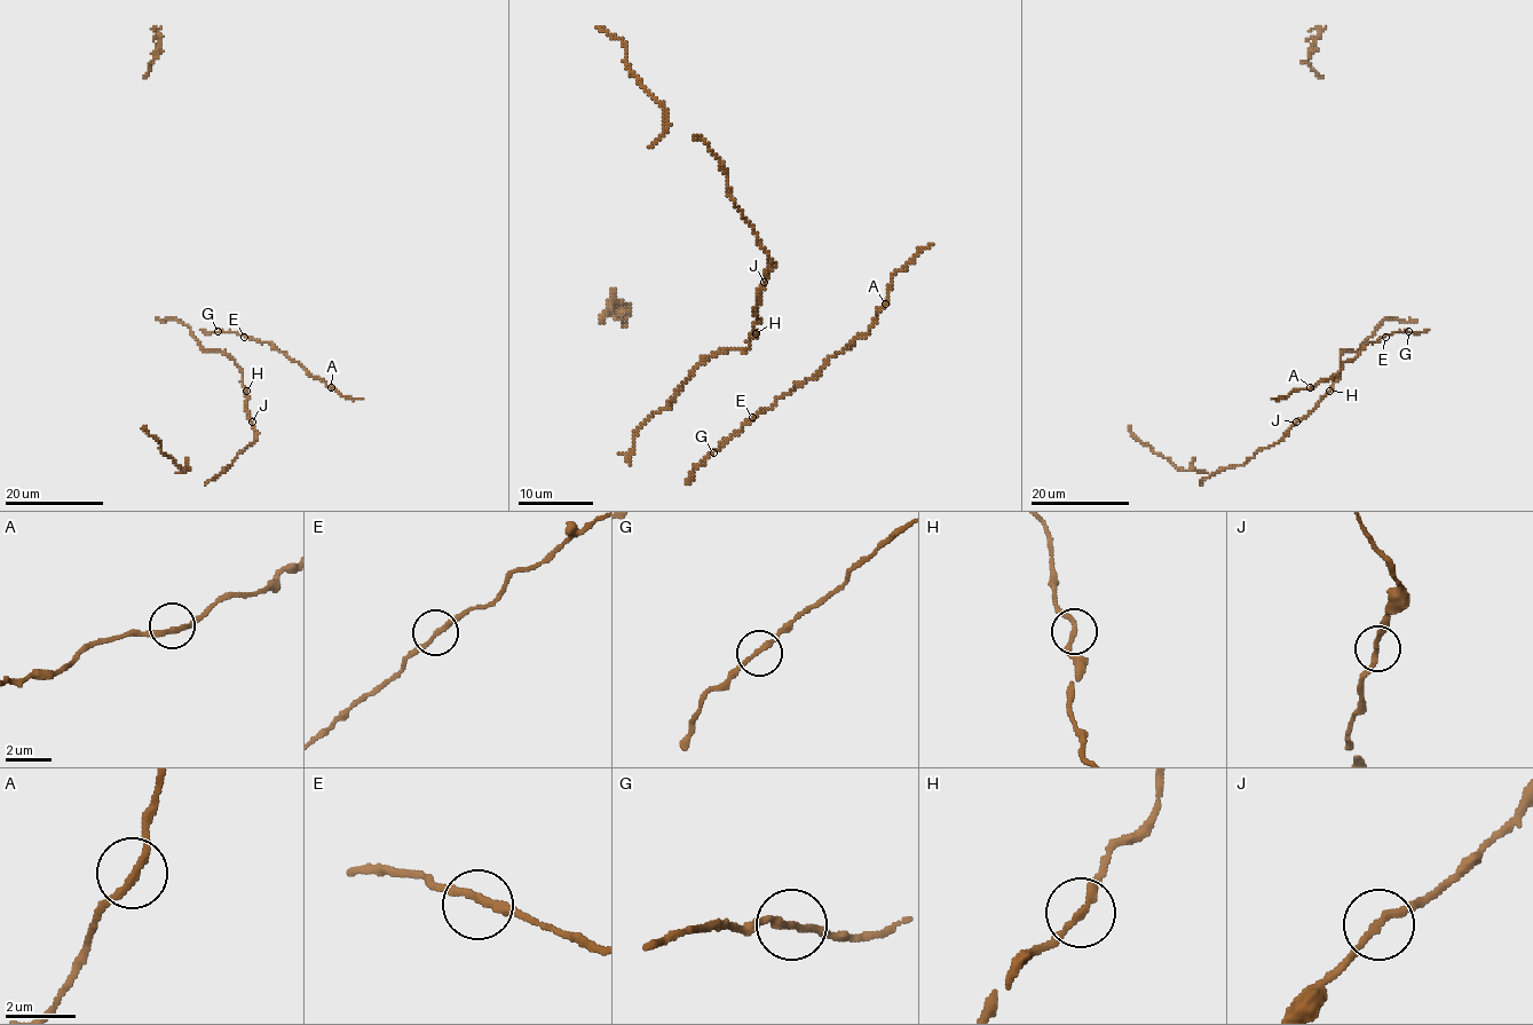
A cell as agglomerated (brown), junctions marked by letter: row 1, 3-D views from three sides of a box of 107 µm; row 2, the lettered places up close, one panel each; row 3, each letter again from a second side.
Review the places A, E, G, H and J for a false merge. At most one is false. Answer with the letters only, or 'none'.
none

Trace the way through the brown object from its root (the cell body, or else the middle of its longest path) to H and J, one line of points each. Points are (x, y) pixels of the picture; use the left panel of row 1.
H: (211, 351), (223, 353), (234, 361), (246, 391)
J: (211, 351), (228, 355), (240, 369), (246, 389), (245, 409), (251, 422)

